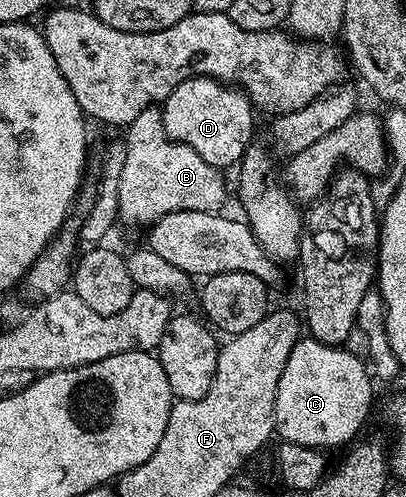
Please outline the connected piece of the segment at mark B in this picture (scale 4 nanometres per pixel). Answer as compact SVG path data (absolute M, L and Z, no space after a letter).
M149 106L143 112L139 112L139 116L135 116L135 120L131 120L129 126L124 127L123 141L125 143L125 159L123 160L123 173L119 176L119 196L117 197L117 212L122 223L126 222L129 226L145 226L152 227L154 222L158 222L165 214L171 212L179 212L180 210L202 210L208 214L220 211L221 205L225 202L225 178L220 169L211 164L207 164L207 160L203 160L203 156L199 156L199 152L195 152L192 148L187 148L187 144L179 144L175 140L171 140L171 136L167 136L167 132L161 123L161 112L157 106Z

